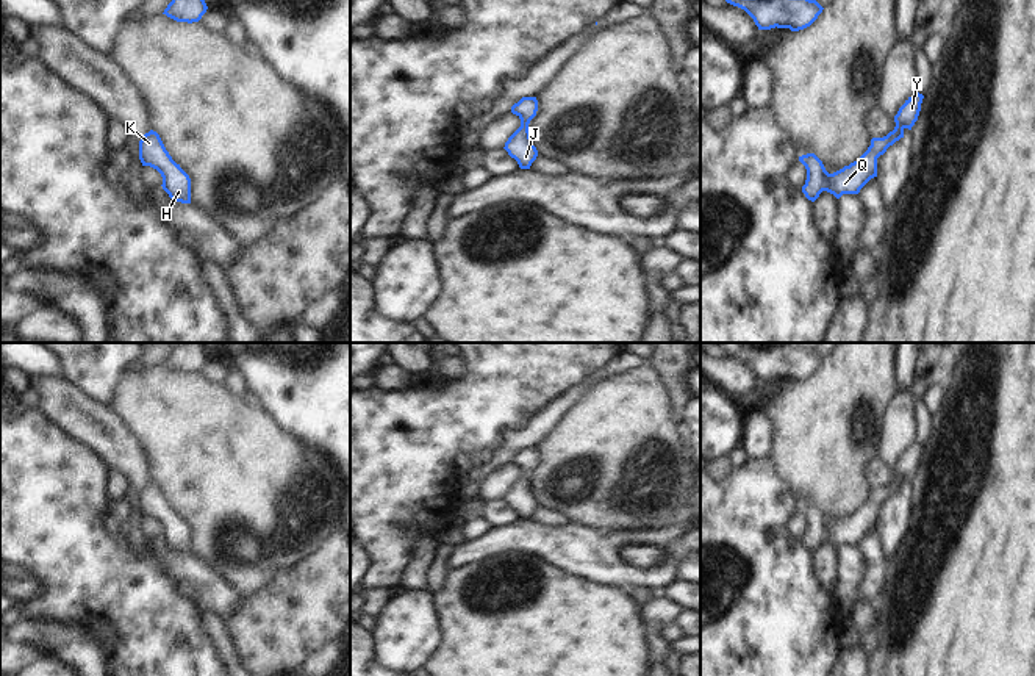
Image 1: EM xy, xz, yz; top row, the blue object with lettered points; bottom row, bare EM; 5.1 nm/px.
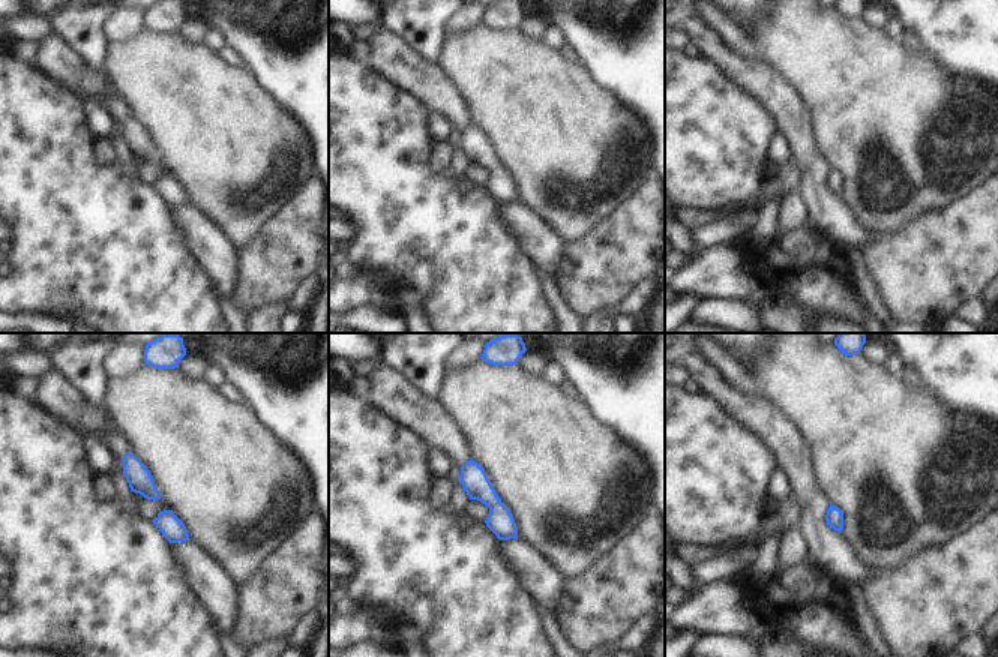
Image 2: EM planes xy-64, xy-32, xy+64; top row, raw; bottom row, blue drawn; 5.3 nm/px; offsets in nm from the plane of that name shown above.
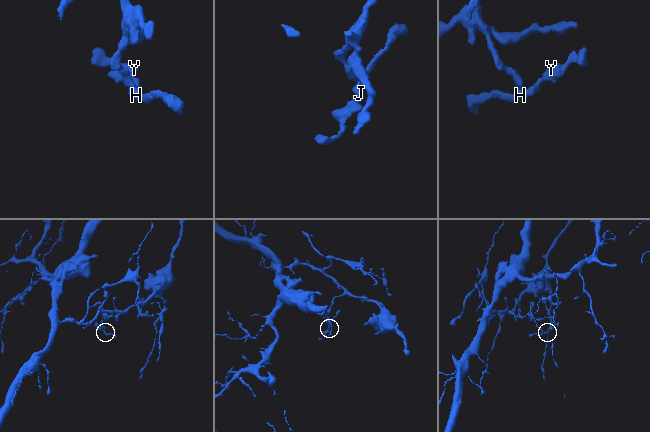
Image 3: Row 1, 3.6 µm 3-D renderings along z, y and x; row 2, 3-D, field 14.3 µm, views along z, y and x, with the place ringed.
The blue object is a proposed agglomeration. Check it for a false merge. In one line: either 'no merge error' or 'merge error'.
no merge error

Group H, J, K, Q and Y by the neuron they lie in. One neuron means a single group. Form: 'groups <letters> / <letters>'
groups H J K Q Y

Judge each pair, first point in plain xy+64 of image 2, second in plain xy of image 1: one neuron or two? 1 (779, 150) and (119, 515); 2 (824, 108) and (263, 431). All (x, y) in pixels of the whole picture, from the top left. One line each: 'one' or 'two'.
1: two
2: one

